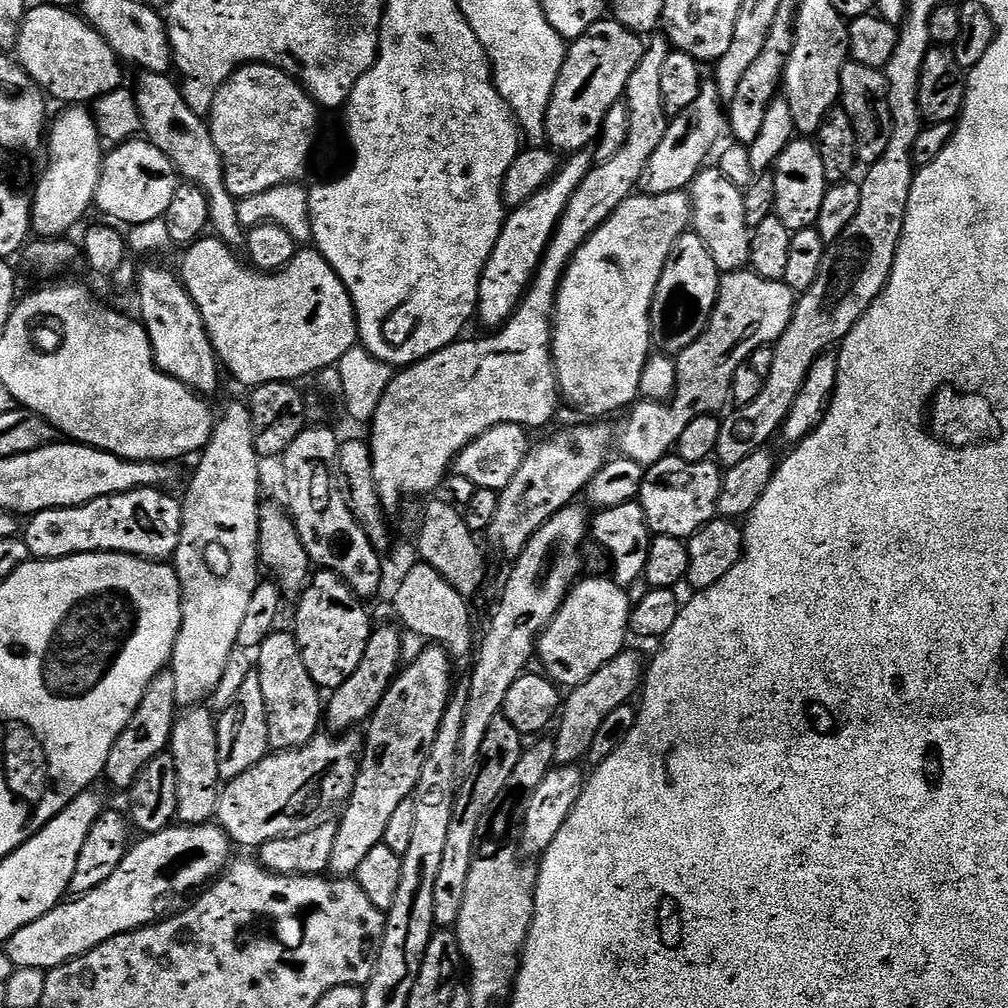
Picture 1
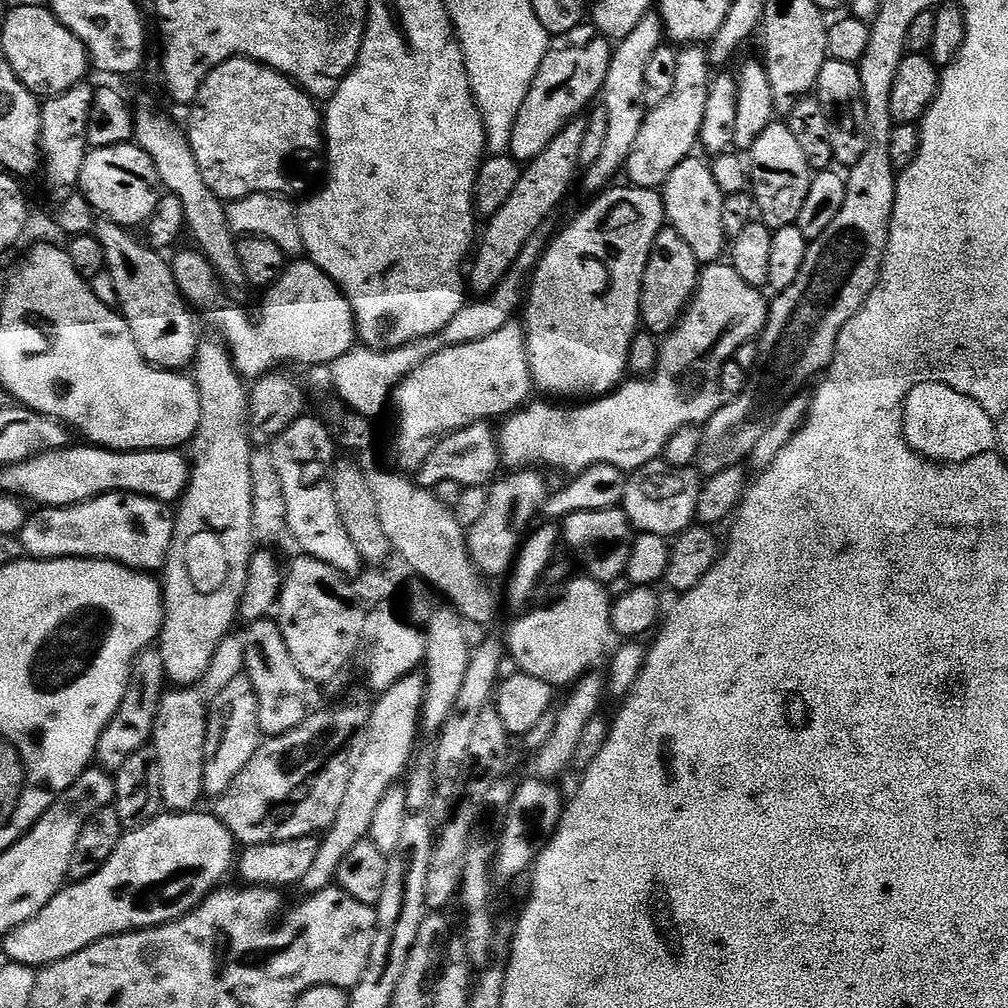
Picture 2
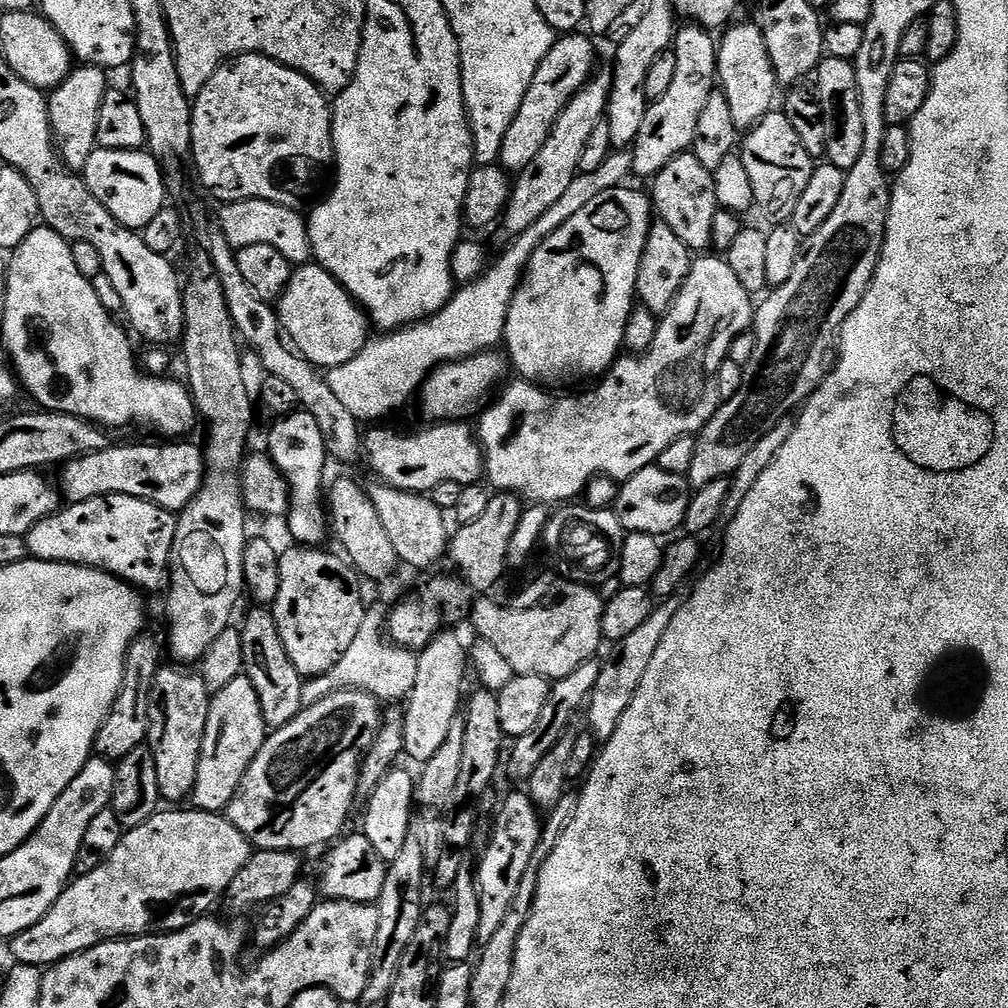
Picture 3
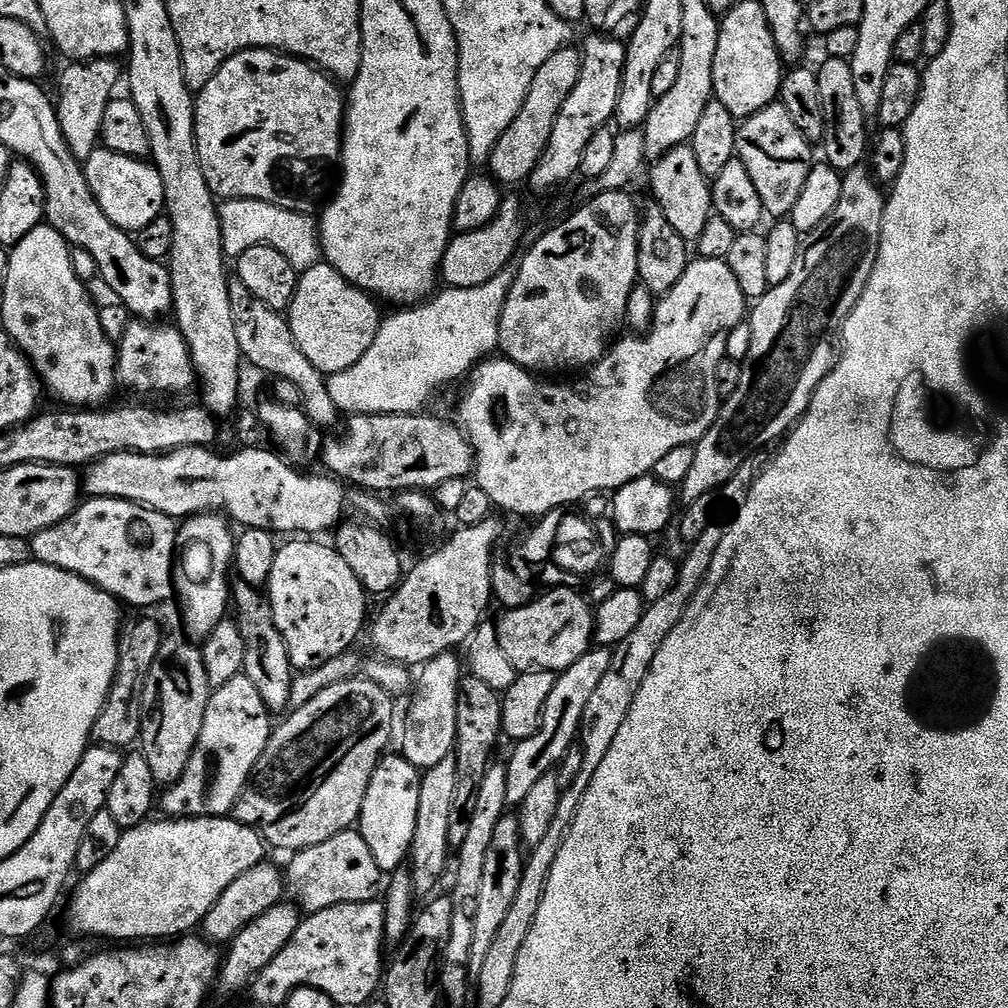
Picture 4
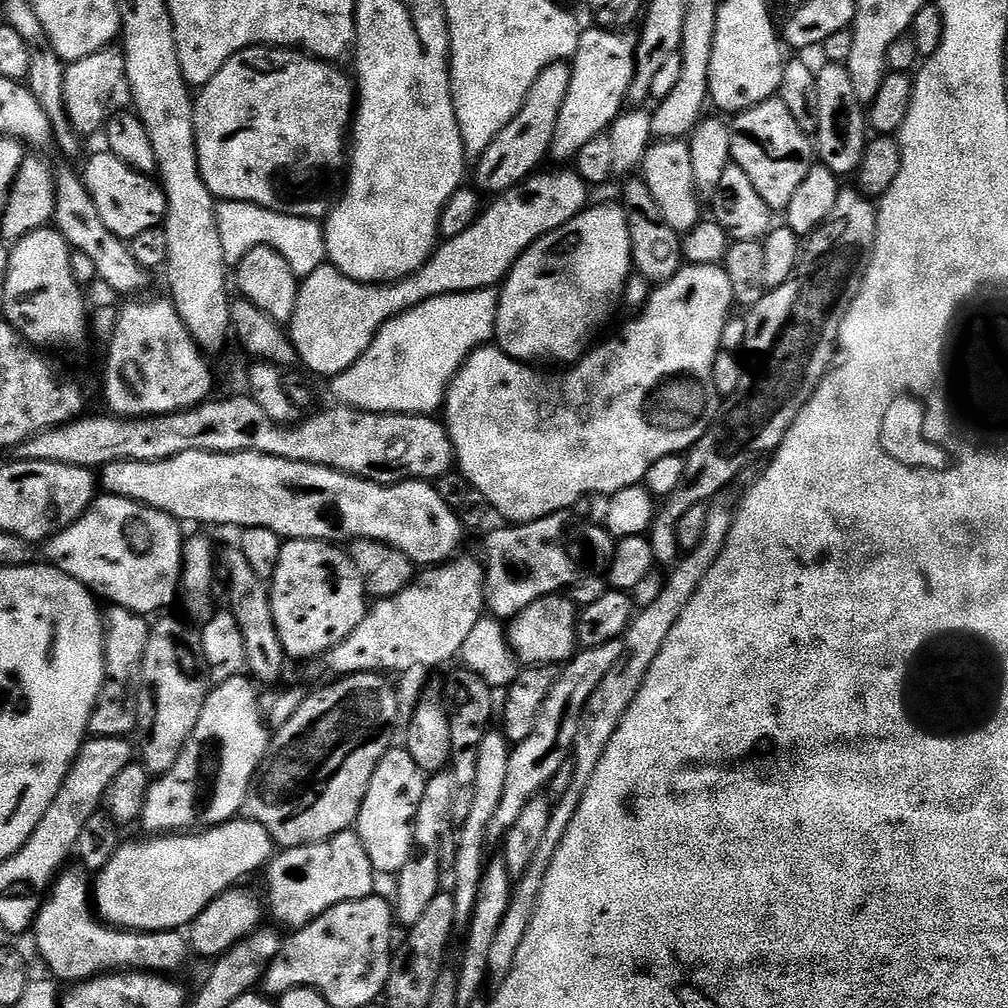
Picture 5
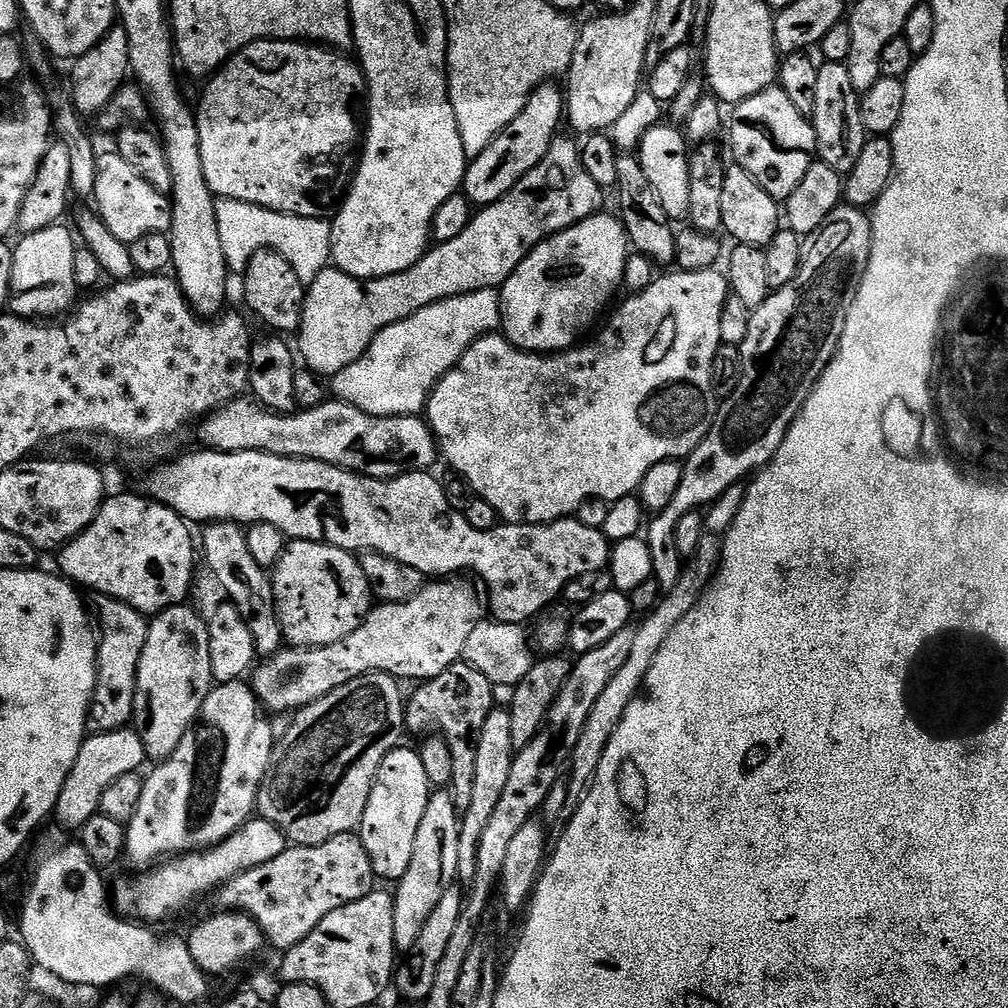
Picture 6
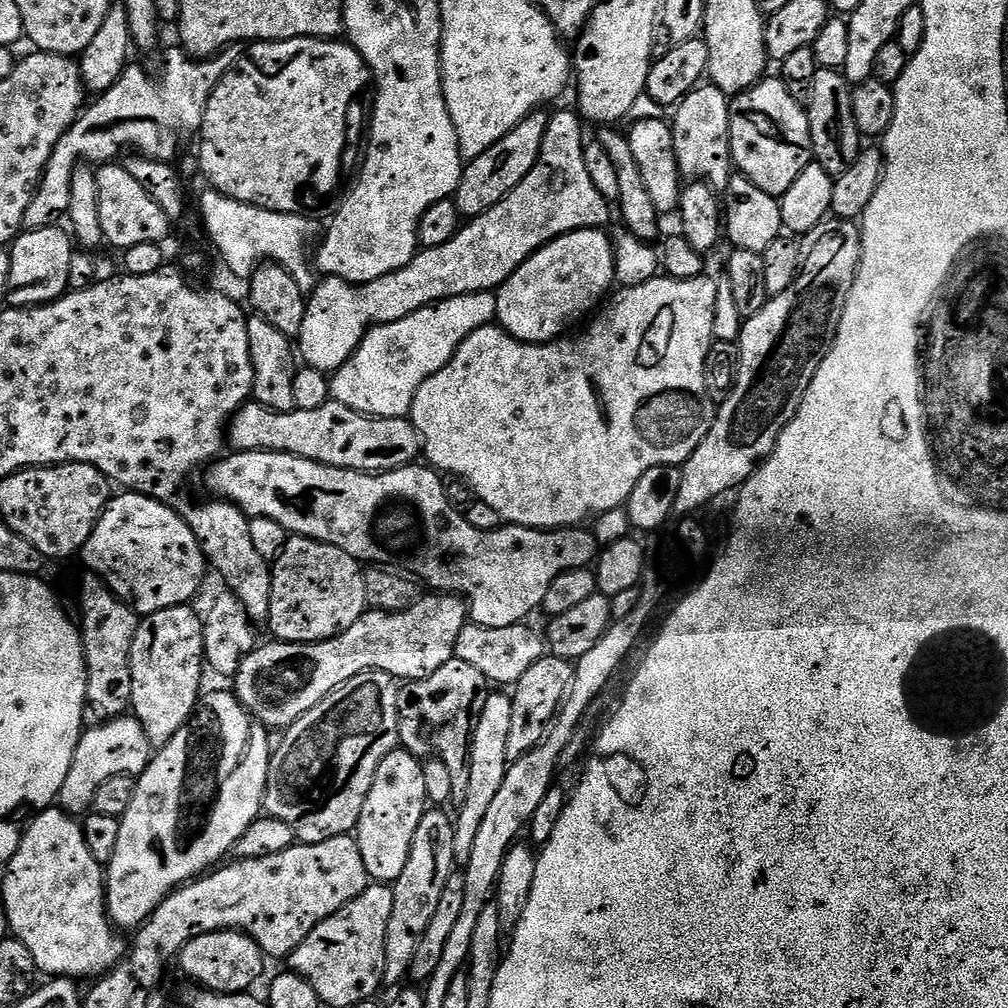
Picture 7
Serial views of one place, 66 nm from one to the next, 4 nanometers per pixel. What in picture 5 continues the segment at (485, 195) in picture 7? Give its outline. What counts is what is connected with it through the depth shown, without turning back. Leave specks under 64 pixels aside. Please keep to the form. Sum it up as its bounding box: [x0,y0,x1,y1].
[475,63,571,194]

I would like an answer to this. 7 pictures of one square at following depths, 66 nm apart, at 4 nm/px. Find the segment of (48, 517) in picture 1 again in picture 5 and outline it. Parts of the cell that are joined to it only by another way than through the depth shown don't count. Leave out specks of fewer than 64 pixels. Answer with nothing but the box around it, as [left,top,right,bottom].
[42,494,186,614]

